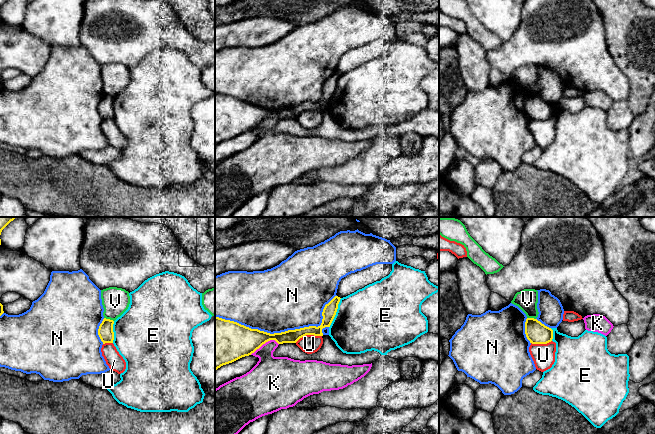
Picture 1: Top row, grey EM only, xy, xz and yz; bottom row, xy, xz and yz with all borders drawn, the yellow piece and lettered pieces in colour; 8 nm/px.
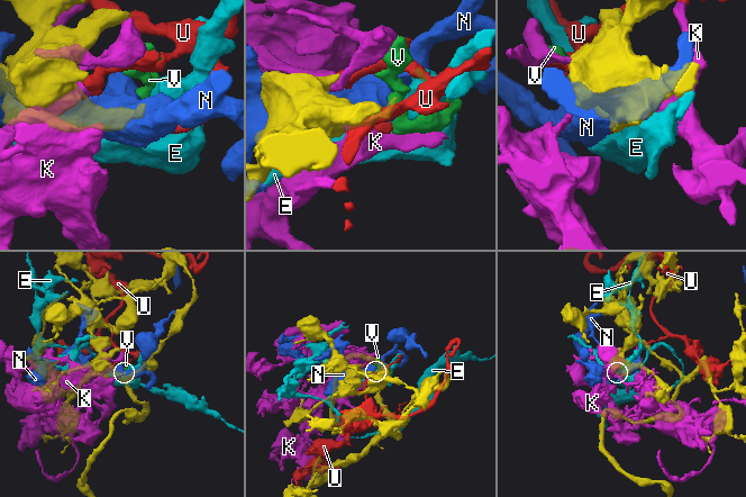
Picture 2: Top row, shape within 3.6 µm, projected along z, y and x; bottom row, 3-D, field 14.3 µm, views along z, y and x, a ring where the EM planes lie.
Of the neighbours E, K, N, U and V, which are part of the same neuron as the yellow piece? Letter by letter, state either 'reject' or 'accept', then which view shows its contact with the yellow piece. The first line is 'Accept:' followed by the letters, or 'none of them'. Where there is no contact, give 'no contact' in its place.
Accept: none of them
E: reject; meets yellow in xz
K: reject; meets yellow in xz
N: reject; meets yellow in xz
U: reject; meets yellow in xz
V: reject; meets yellow in xy

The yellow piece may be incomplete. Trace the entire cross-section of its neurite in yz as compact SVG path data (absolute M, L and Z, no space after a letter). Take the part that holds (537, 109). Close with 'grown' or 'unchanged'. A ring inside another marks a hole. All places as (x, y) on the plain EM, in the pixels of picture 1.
M527 94L525 110L532 120L547 120L553 115L553 106L534 94Z | unchanged

